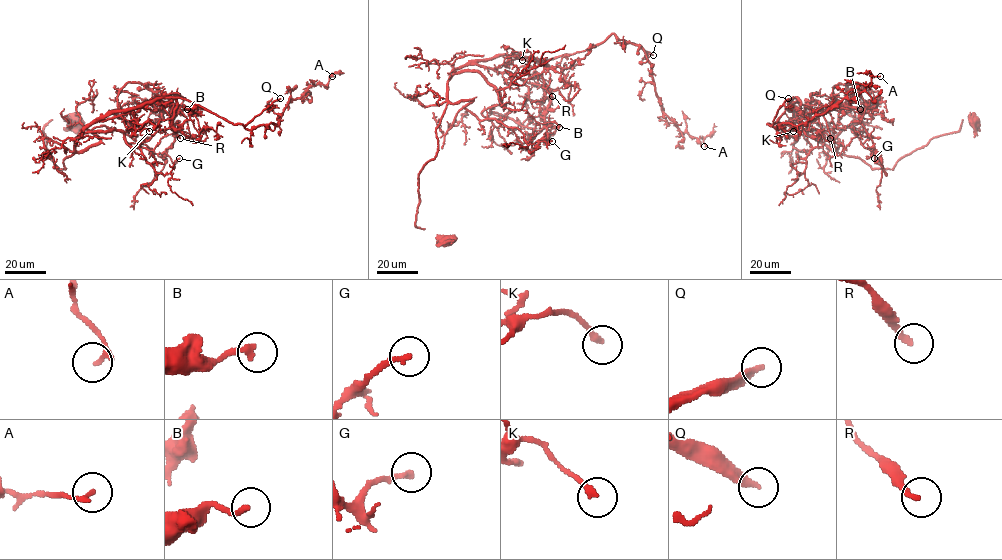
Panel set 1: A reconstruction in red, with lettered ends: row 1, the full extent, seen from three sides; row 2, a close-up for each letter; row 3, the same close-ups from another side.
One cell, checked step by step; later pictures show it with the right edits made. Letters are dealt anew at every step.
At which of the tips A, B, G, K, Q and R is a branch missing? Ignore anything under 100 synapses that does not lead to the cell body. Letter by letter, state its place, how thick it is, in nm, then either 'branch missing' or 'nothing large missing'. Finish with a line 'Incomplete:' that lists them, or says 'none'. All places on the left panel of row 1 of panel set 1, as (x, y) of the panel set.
A: at (332, 76); 190 nm thick; nothing large missing
B: at (187, 109); 240 nm thick; nothing large missing
G: at (179, 158); 200 nm thick; nothing large missing
K: at (149, 131); 240 nm thick; nothing large missing
Q: at (280, 98); 300 nm thick; branch missing
R: at (180, 138); 220 nm thick; nothing large missing
Incomplete: Q

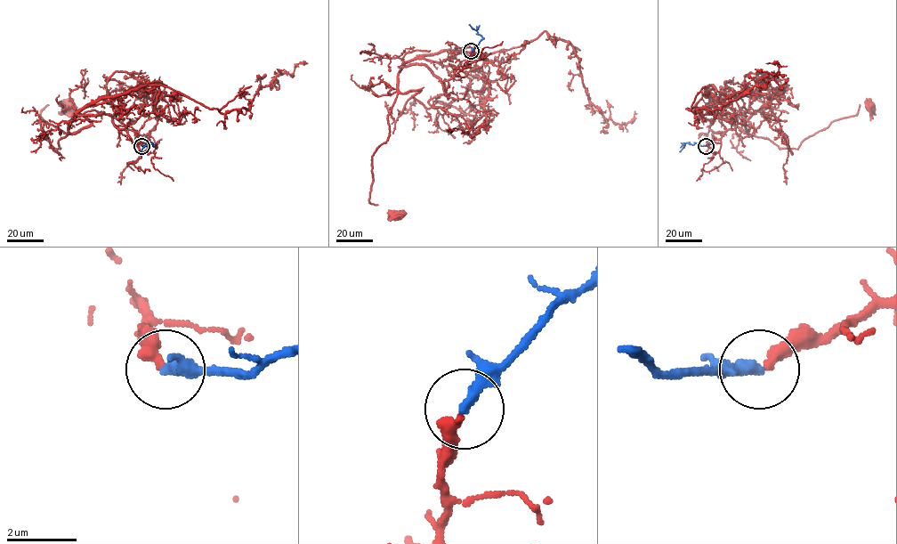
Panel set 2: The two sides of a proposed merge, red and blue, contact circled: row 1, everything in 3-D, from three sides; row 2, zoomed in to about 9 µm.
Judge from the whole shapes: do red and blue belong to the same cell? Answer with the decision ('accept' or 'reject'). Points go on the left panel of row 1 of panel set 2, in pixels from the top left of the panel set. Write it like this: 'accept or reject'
accept

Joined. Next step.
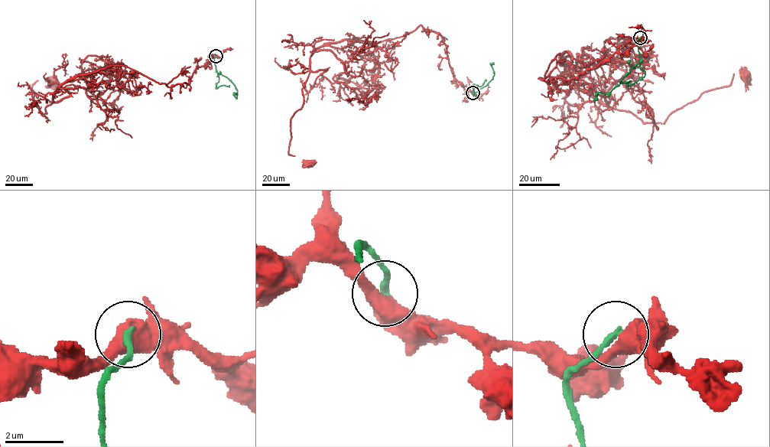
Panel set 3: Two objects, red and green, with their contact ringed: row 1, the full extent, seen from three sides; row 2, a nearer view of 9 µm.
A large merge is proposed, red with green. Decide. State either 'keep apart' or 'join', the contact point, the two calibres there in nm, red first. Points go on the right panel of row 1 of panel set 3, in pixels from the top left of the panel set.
keep apart; at (640, 37); 550 nm thick on the red side, 240 nm on the other

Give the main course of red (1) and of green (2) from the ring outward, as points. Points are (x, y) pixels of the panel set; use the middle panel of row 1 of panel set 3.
1: (472, 92), (441, 36), (421, 25), (324, 44), (290, 120), (288, 153), (310, 163)
2: (472, 92), (471, 90), (473, 93), (492, 79), (494, 73), (491, 64), (493, 62)

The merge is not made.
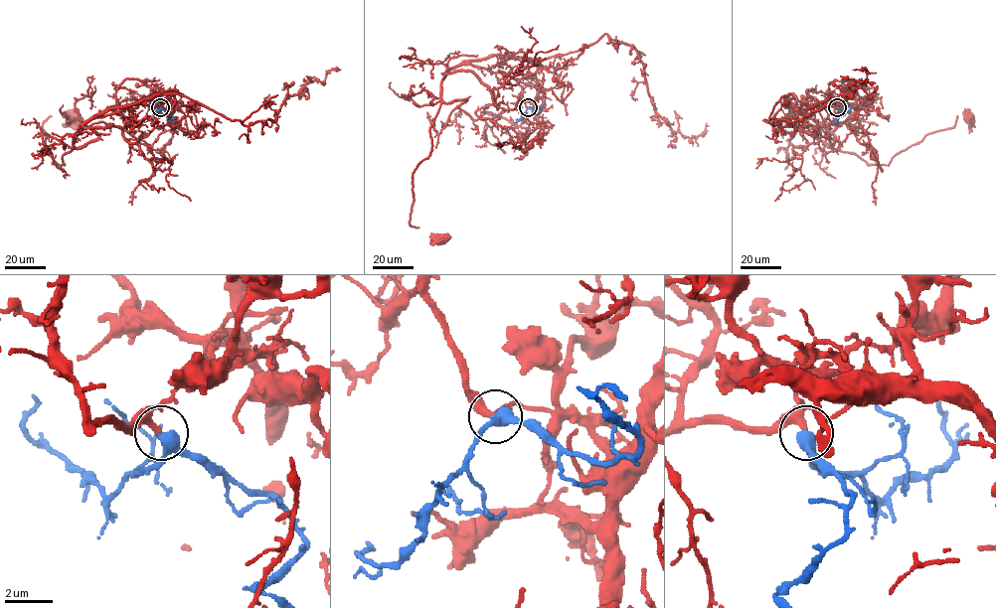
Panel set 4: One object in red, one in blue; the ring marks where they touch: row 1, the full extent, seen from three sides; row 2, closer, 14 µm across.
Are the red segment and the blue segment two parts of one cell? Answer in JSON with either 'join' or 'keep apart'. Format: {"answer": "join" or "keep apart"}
{"answer": "join"}

